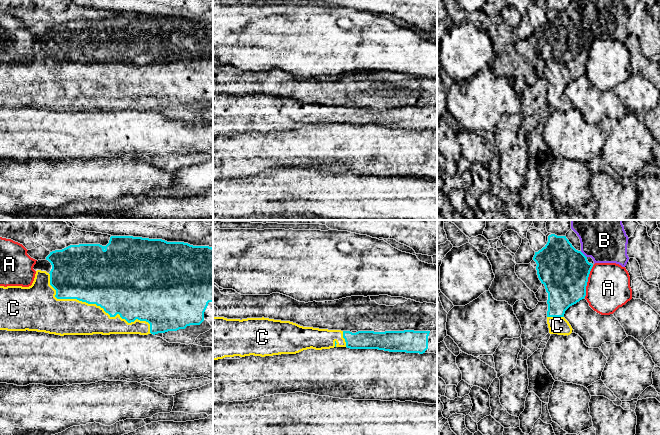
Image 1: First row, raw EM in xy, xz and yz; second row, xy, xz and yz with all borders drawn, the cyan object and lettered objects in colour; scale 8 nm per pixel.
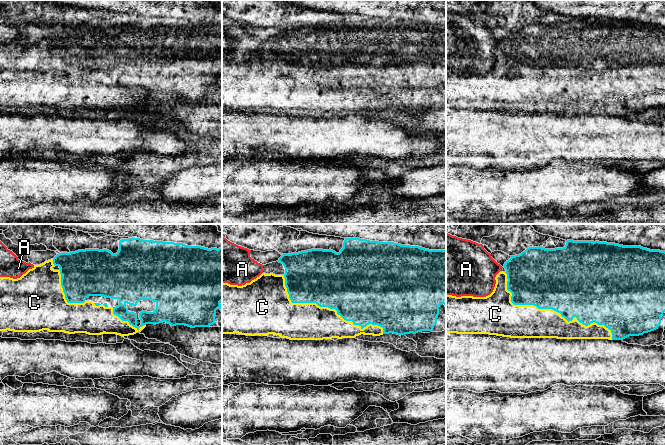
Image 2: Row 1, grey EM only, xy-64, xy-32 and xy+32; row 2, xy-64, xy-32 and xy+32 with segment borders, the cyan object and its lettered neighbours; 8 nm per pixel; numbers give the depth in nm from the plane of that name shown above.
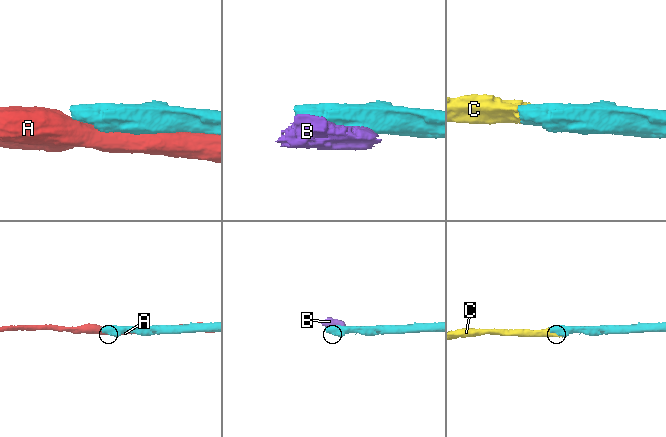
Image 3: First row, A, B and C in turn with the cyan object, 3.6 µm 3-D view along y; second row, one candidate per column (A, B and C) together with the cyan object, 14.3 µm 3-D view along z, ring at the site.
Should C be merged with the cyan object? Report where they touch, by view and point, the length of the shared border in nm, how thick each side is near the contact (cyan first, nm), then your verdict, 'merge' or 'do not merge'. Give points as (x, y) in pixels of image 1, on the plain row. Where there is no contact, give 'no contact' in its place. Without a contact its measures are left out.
contact xy (95, 79); length 950 nm; calibres 500 and 280 nm; merge

